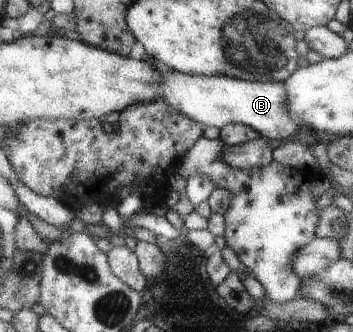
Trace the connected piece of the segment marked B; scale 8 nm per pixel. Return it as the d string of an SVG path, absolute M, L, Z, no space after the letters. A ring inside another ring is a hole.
M168 69L167 72L161 73L159 76L159 90L161 96L158 100L163 100L169 108L173 108L175 112L183 114L200 123L203 127L215 126L220 129L227 124L239 123L249 128L253 128L260 136L268 140L285 140L287 136L291 136L297 130L301 129L301 122L293 116L289 116L289 112L285 112L285 84L279 81L259 82L244 81L221 75L186 75L179 71Z

